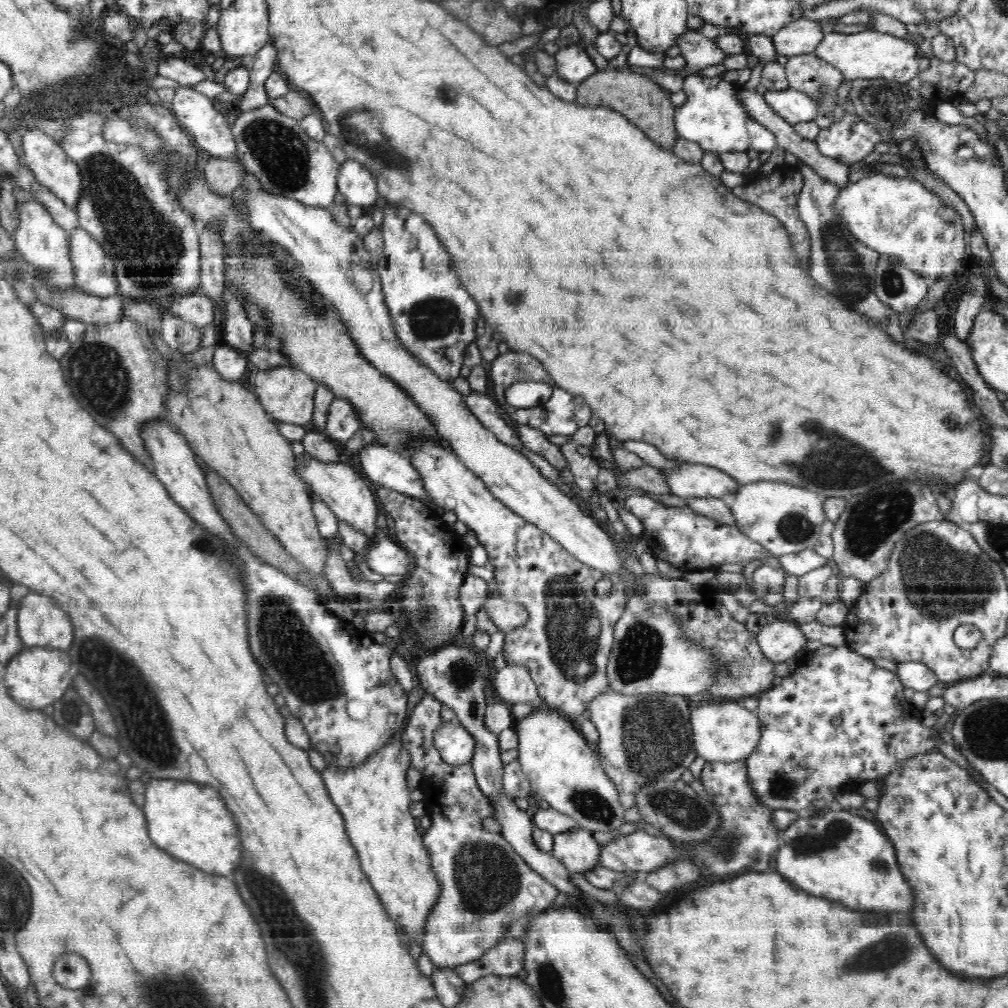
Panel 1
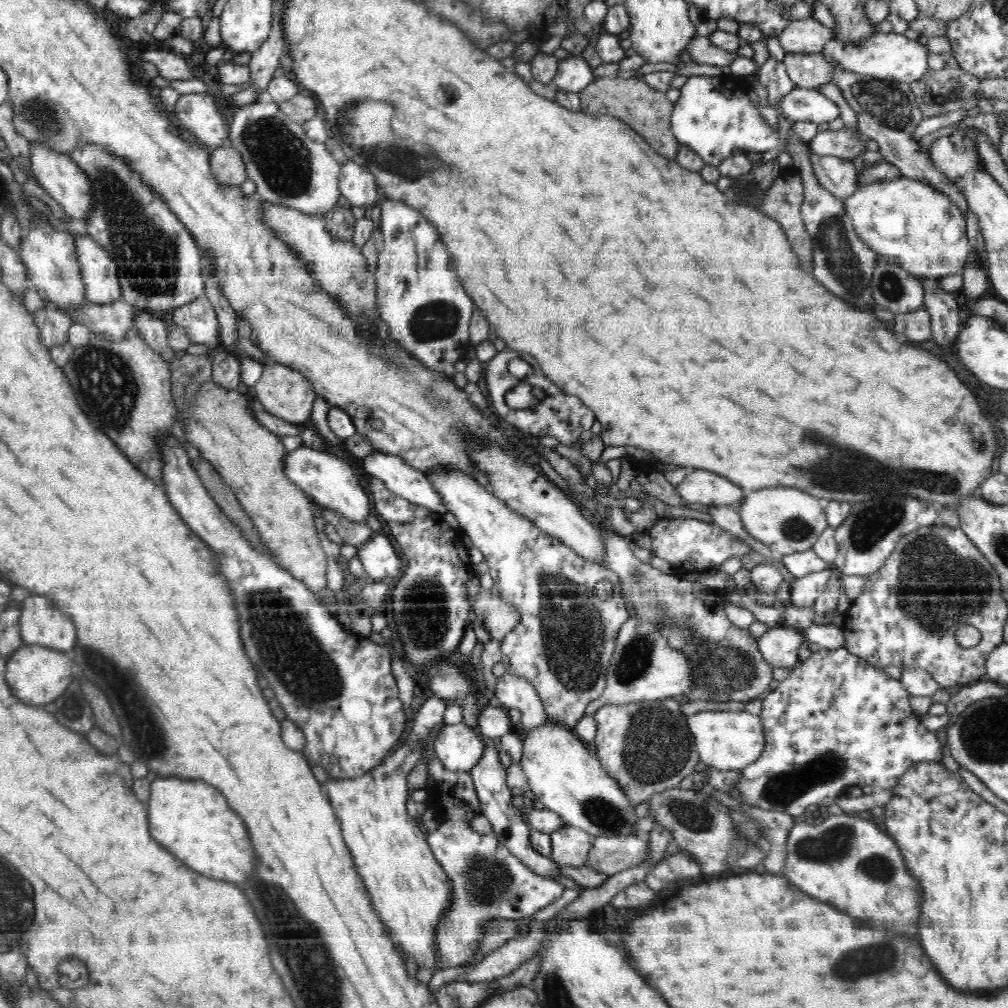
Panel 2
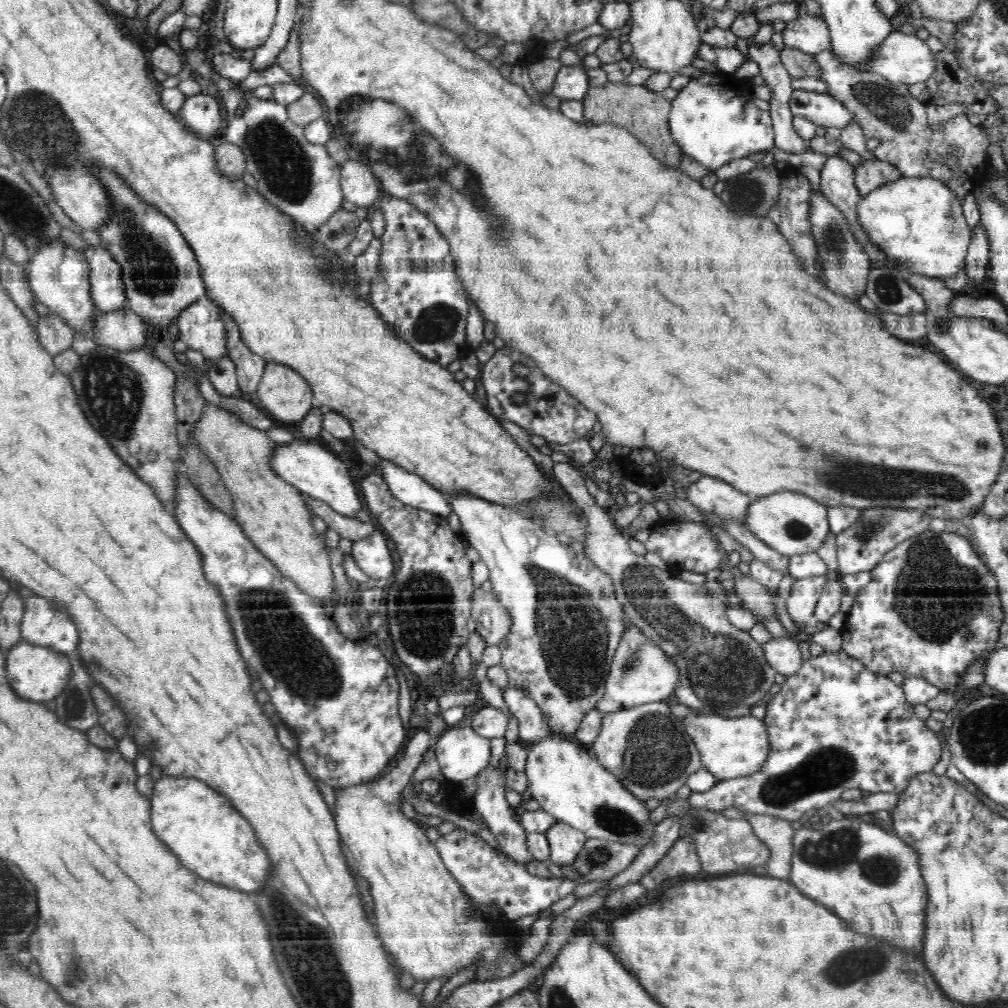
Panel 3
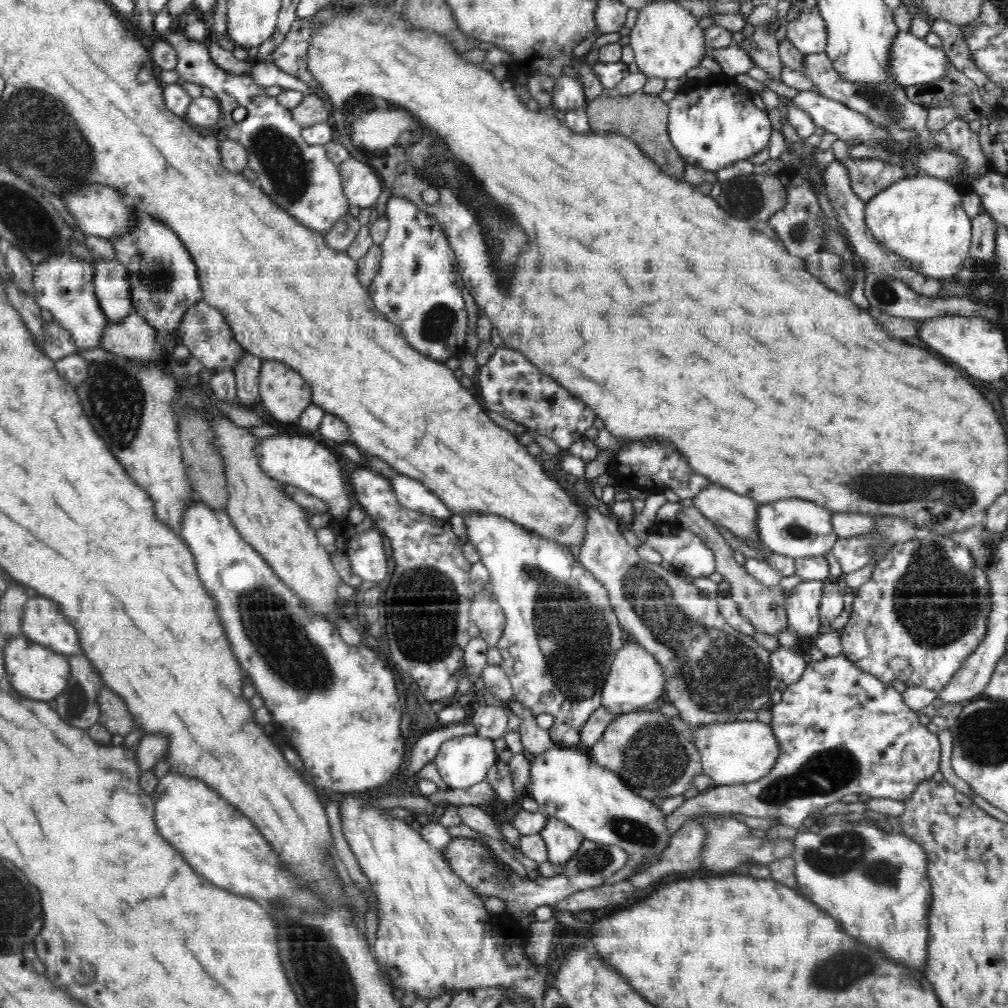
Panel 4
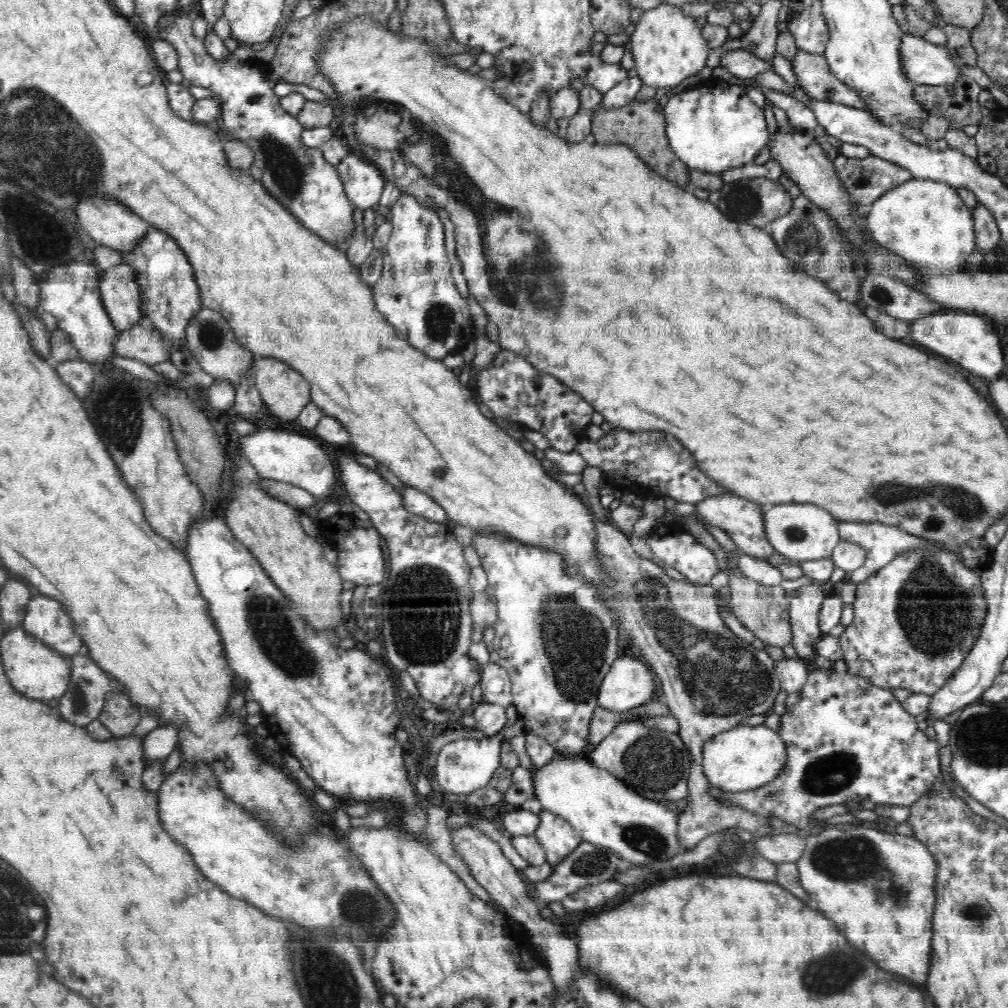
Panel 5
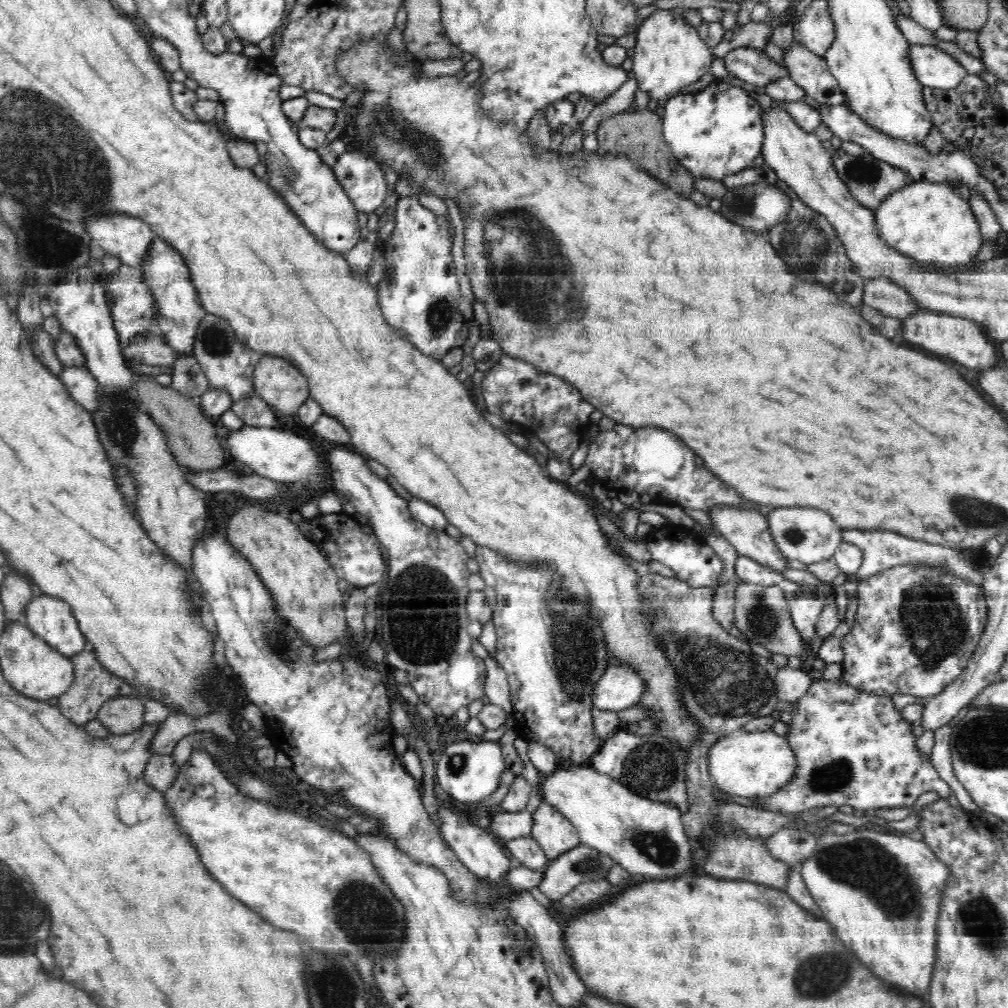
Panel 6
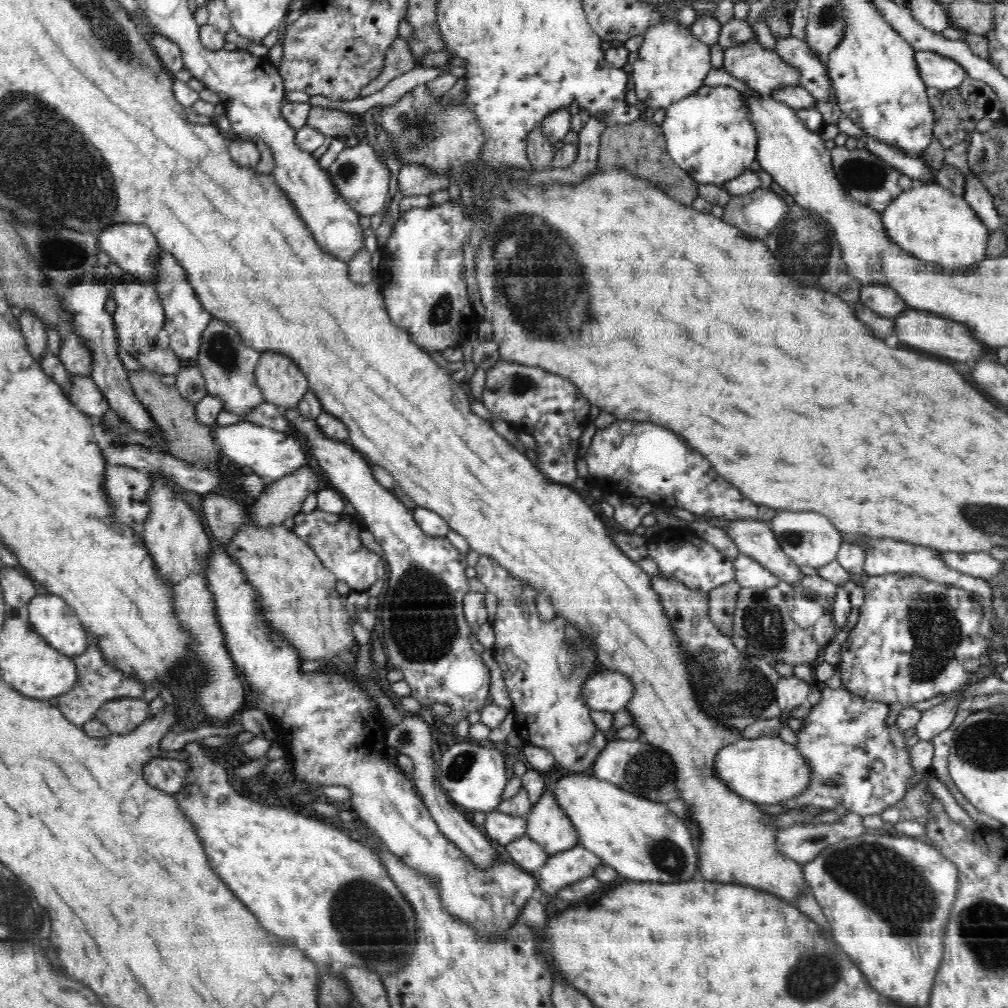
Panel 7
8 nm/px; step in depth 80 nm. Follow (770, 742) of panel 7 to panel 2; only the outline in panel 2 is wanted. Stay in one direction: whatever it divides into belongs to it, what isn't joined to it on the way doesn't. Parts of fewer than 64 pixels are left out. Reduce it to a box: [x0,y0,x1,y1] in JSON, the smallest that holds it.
[688,712,764,770]

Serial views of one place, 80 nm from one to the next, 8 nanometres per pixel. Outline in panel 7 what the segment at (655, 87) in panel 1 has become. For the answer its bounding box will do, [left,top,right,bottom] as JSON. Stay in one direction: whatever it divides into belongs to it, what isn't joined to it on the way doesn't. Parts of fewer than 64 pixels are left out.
[597,118,699,206]

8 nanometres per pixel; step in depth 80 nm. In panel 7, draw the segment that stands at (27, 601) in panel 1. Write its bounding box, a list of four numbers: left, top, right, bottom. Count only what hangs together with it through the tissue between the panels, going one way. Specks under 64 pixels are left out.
[28,595,91,658]

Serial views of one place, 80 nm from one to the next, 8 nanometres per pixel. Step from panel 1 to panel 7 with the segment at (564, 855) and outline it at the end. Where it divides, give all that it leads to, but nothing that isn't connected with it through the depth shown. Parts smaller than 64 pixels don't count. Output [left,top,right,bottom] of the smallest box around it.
[525,789,579,856]

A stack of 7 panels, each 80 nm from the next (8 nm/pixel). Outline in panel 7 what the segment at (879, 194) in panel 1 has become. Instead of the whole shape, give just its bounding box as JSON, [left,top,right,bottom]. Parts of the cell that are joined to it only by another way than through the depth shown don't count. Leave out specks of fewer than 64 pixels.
[881,182,989,273]

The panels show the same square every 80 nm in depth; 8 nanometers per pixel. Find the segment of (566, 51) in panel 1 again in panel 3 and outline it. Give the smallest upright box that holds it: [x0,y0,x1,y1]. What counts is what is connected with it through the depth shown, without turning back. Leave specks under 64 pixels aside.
[553,65,589,102]

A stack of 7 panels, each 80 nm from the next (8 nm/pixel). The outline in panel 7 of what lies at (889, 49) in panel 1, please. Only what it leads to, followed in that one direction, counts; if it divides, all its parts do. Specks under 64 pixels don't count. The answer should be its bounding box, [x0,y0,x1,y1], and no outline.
[915,50,969,90]

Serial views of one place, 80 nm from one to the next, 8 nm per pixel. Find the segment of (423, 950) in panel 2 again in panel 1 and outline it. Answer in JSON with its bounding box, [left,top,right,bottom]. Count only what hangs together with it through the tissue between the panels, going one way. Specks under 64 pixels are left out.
[322,732,439,947]

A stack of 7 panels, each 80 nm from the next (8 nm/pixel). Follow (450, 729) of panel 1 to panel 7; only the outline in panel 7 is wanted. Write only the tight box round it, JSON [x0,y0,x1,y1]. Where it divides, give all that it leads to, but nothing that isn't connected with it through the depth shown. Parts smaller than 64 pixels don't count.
[439,740,507,813]

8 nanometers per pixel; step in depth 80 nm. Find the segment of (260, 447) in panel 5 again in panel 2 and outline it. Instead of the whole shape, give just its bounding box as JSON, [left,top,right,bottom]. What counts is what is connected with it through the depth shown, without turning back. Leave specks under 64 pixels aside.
[286,446,370,523]

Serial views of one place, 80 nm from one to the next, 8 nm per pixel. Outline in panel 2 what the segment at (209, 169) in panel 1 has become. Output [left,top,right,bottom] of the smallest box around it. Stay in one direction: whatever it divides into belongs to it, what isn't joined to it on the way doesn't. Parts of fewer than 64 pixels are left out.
[210,146,248,187]

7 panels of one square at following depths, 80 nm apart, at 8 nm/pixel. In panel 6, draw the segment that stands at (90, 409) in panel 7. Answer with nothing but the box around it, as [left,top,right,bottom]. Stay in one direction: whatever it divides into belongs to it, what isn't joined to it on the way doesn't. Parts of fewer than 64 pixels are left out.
[60,366,100,413]

